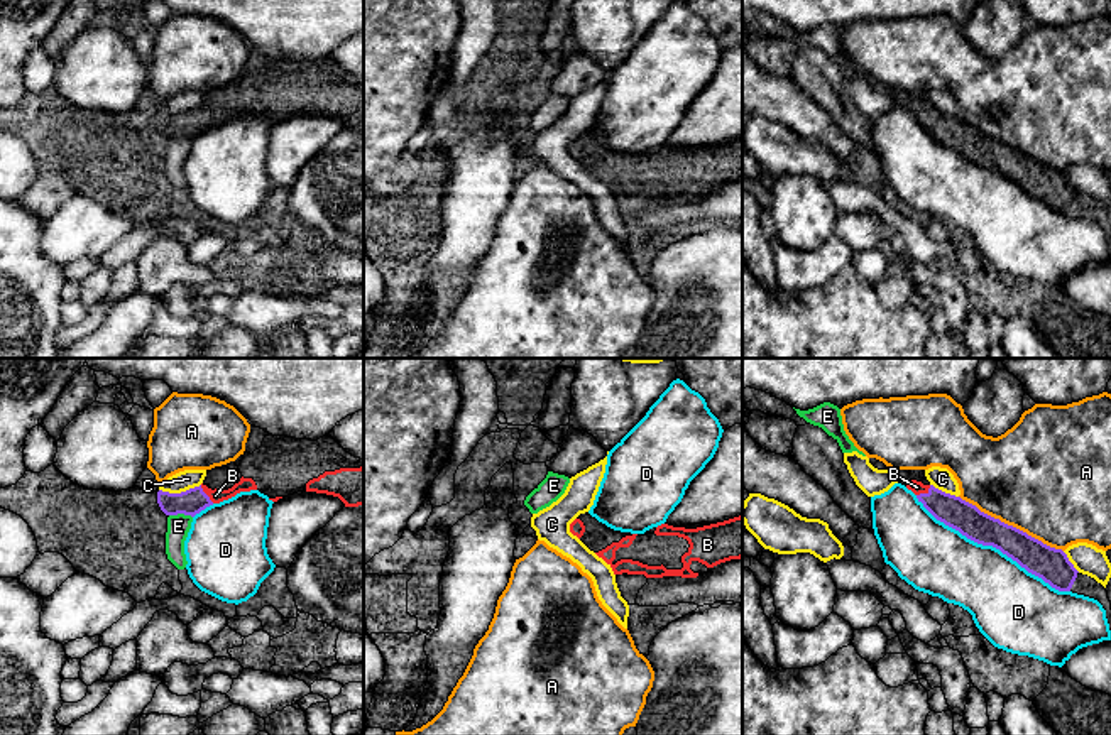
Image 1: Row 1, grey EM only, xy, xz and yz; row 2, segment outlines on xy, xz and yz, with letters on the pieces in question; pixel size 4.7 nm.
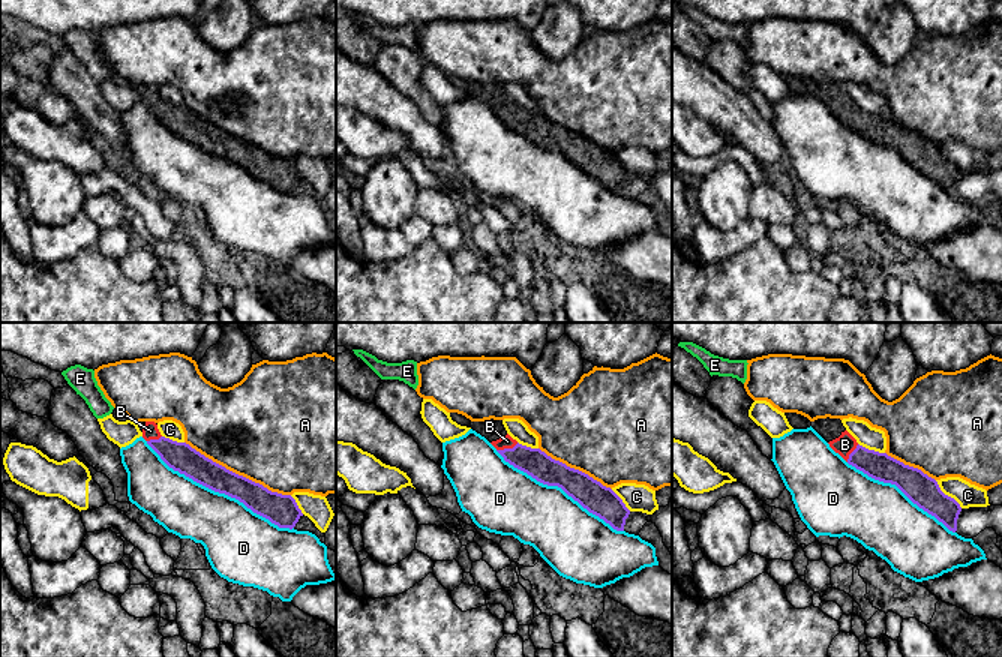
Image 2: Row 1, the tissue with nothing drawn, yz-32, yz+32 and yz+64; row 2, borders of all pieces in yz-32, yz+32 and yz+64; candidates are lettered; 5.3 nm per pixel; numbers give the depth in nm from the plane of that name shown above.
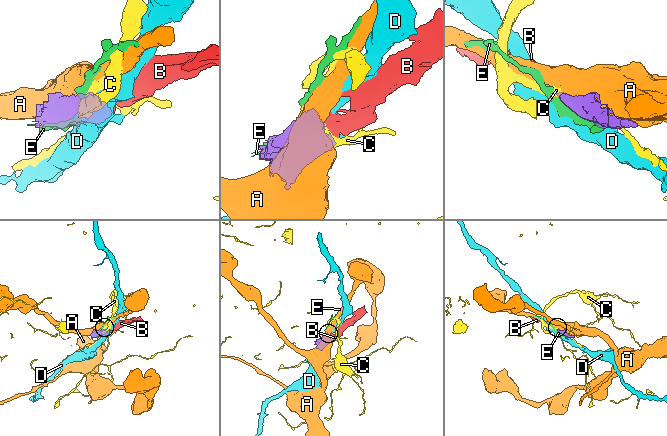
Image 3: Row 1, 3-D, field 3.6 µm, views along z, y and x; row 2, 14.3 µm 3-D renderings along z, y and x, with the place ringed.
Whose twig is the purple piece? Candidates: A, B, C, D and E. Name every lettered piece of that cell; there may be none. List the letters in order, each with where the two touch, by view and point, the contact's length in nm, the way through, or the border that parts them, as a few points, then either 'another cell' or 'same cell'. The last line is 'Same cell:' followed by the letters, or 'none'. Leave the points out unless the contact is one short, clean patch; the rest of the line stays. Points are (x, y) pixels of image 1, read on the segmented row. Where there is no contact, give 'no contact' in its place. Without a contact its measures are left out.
A: yz (1012, 526) | 550 nm | another cell
B: yz (924, 494) | 90 nm | same cell
C: xy (181, 492) | 200 nm | another cell
D: yz (991, 544) | 850 nm | another cell
E: xy (181, 512) | 110 nm | another cell
Same cell: B

